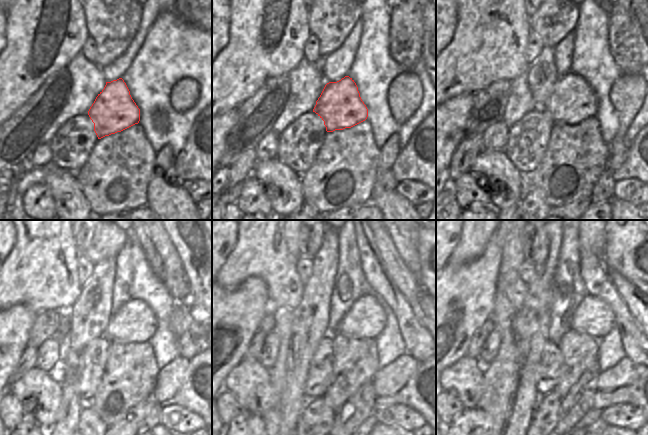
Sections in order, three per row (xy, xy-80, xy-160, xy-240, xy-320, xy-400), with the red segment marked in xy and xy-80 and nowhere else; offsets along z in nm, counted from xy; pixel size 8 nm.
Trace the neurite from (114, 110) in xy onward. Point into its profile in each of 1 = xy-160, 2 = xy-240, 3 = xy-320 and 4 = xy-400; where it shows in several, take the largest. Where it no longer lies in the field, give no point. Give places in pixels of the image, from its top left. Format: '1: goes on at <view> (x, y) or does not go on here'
1: goes on at xy-160 (572, 100)
2: goes on at xy-240 (135, 322)
3: goes on at xy-320 (366, 318)
4: goes on at xy-400 (593, 316)

